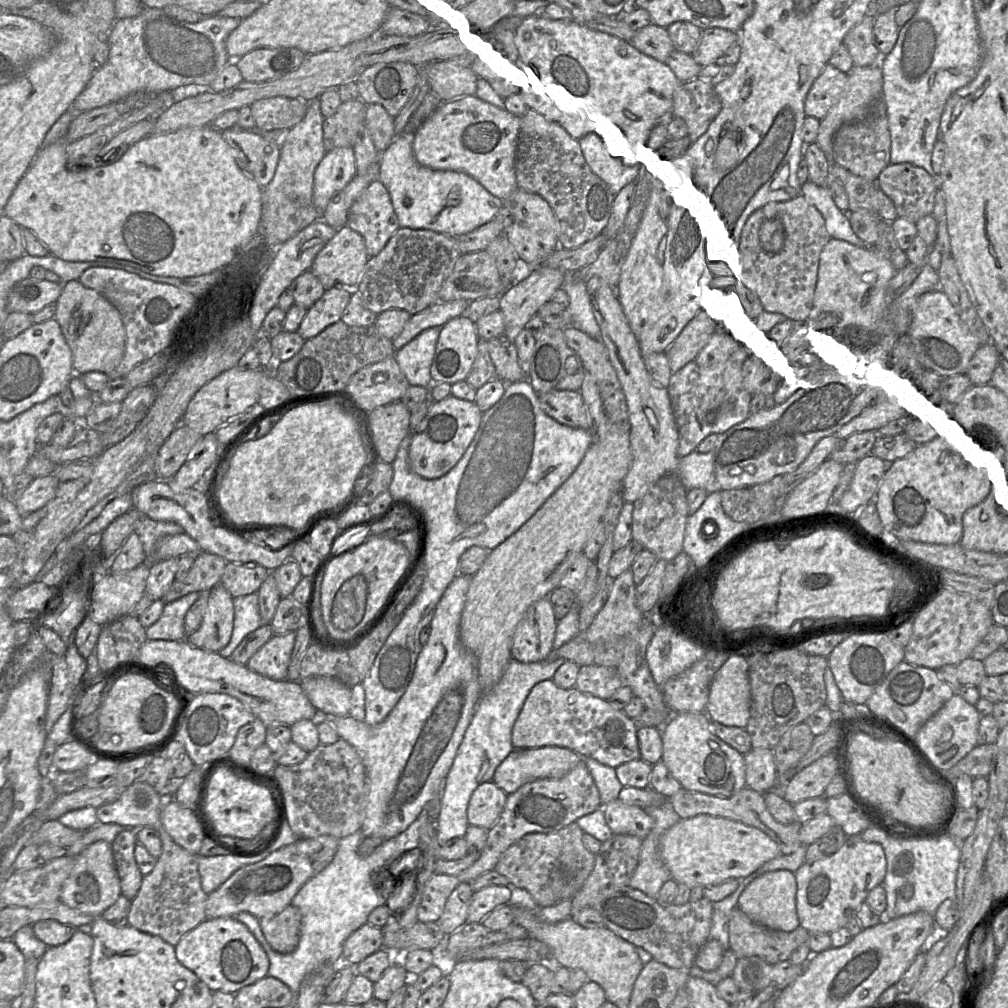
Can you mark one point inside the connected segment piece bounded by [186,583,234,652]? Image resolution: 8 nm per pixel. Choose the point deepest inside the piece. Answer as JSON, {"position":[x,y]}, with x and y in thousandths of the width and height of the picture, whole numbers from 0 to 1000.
{"position":[212,628]}

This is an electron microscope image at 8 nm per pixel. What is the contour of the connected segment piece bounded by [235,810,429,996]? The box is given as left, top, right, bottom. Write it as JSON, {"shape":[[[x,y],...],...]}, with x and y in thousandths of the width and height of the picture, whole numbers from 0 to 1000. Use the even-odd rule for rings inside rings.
{"shape":[[[421,804],[403,823],[385,832],[363,830],[358,823],[336,832],[329,854],[307,872],[289,894],[289,898],[299,906],[298,931],[289,945],[279,946],[269,940],[259,924],[257,912],[244,905],[233,908],[233,912],[247,922],[263,943],[267,951],[266,967],[281,974],[293,988],[306,965],[320,956],[338,956],[342,933],[364,916],[365,908],[371,901],[384,898],[381,881],[384,882],[385,871],[390,868],[387,860],[399,853],[398,849],[402,846],[416,841],[417,822],[425,813]],[[380,863],[384,863],[385,867],[375,871],[374,866]]]}

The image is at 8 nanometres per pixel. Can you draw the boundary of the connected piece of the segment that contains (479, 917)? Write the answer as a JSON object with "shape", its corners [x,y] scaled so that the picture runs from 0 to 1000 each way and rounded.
{"shape":[[[488,878],[470,884],[464,900],[464,915],[478,915],[489,902],[505,896],[507,888],[507,880],[502,878]]]}

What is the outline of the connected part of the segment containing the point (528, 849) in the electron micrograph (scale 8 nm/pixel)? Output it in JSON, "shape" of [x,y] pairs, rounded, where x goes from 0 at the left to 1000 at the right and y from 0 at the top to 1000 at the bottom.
{"shape":[[[571,815],[546,826],[523,826],[499,845],[490,862],[506,874],[506,879],[522,882],[535,900],[548,899],[556,894],[547,881],[546,867],[550,861],[556,860],[568,867],[575,876],[589,861],[590,847],[579,840],[577,827]]]}

